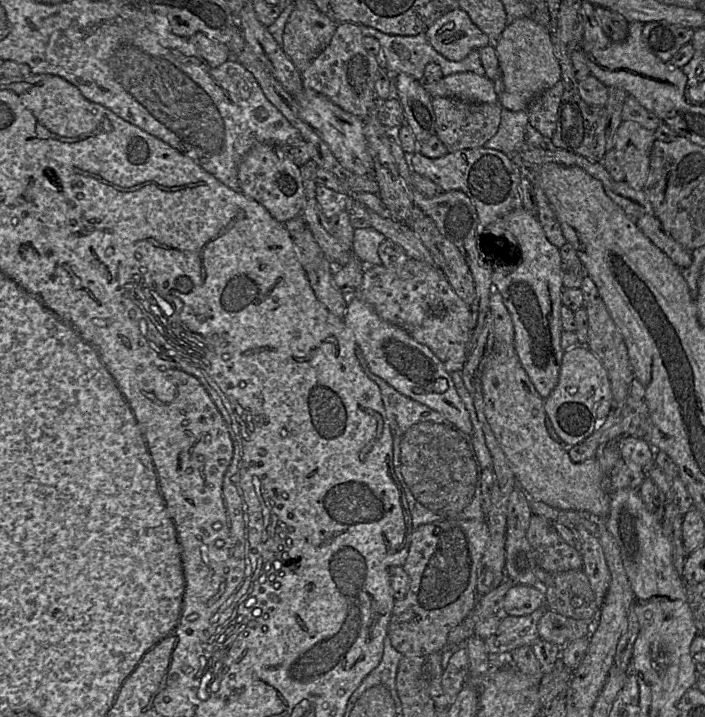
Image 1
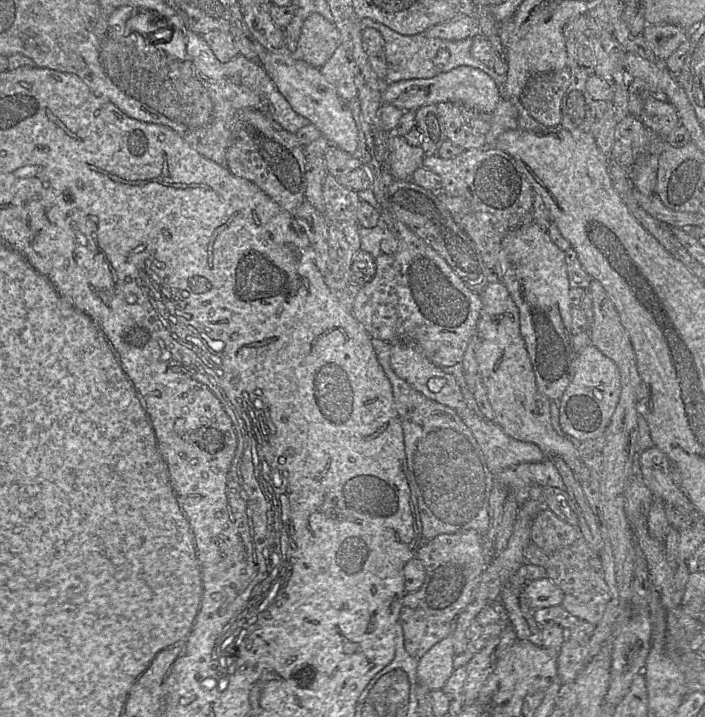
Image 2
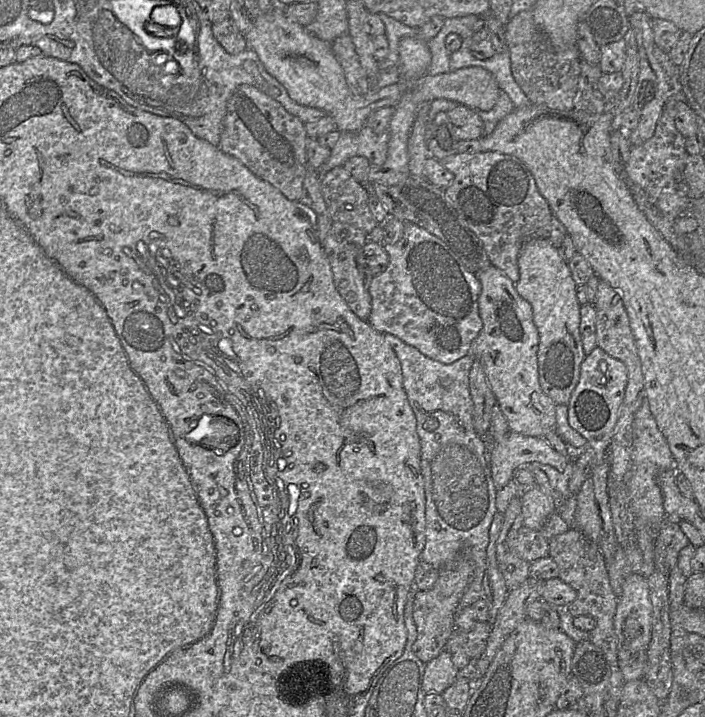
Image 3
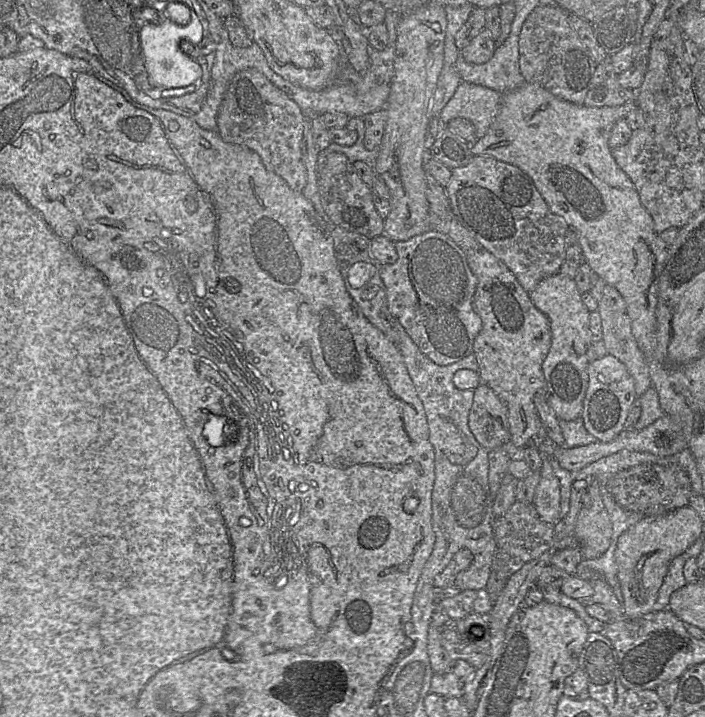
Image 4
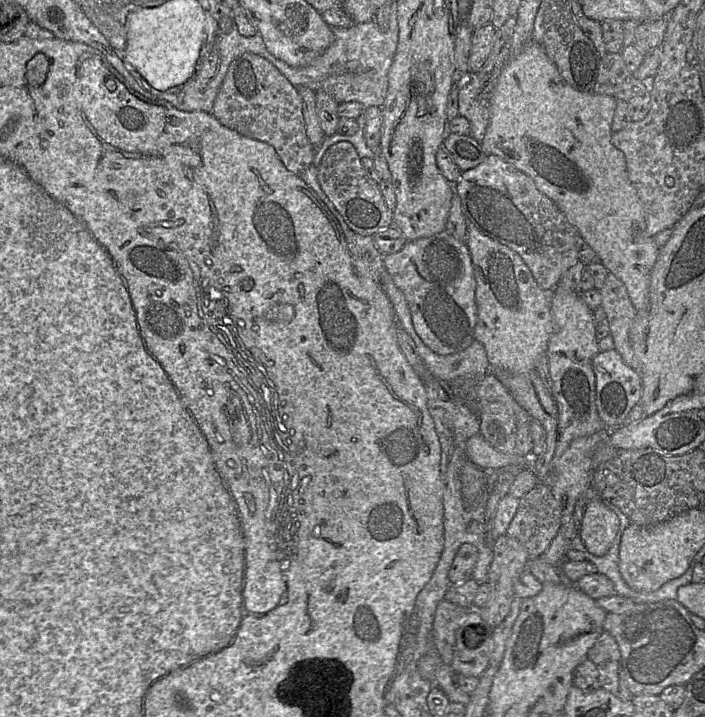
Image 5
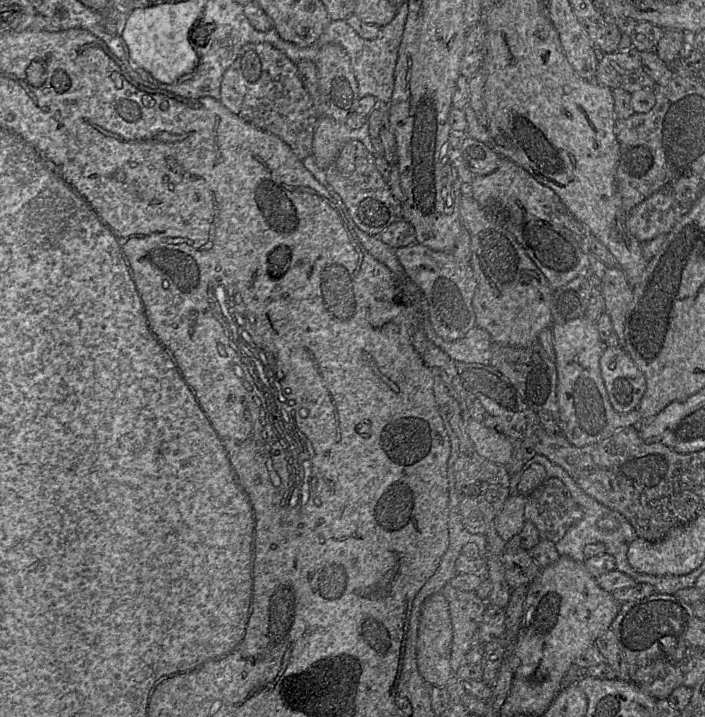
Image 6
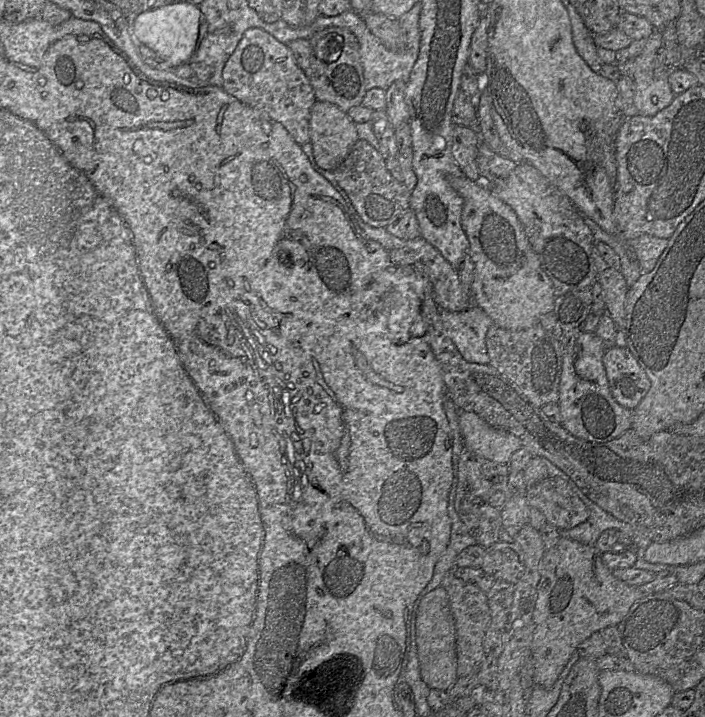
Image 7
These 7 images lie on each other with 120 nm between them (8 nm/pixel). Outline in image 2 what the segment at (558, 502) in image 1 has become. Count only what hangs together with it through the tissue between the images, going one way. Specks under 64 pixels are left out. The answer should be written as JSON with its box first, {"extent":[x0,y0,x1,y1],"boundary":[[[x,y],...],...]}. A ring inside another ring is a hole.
{"extent":[475,279,590,483],"boundary":[[[491,279],[480,293],[480,299],[482,309],[477,325],[475,358],[494,411],[494,422],[508,436],[537,445],[547,459],[561,457],[580,483],[587,481],[590,471],[582,463],[575,445],[560,436],[551,424],[551,400],[537,388],[533,367],[520,334],[519,310],[506,286],[499,280]]]}

